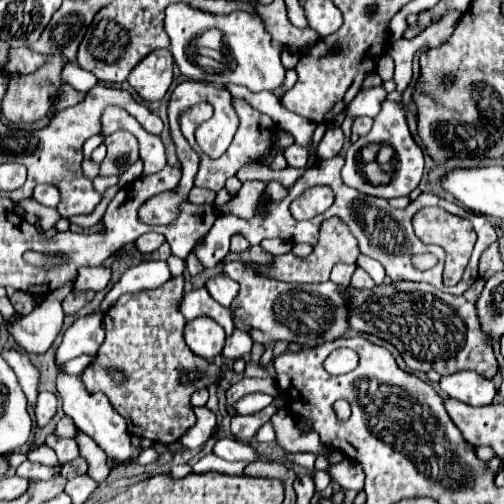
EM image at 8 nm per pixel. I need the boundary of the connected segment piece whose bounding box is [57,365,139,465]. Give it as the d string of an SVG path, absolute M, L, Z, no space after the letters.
M57 365L57 369L59 369L57 371L57 391L61 395L65 415L69 415L75 421L75 425L79 427L79 431L87 433L107 453L107 457L119 461L121 465L131 465L137 459L139 449L135 449L131 445L131 435L127 433L127 425L125 425L123 417L119 413L115 413L115 409L111 407L107 395L105 393L87 391L79 377L63 373L61 365Z

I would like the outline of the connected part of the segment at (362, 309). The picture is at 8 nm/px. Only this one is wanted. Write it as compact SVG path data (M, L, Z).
M475 279L475 283L459 297L447 295L443 291L437 291L433 285L427 283L411 283L411 281L399 281L399 283L381 283L375 289L351 289L345 287L347 293L351 293L351 313L349 313L349 325L353 331L369 333L375 337L381 337L389 341L403 357L405 365L411 371L437 371L439 375L451 375L455 371L471 369L479 375L493 379L497 373L497 359L491 345L485 341L485 335L481 331L479 319L475 315L475 301L481 295L485 285L485 279Z

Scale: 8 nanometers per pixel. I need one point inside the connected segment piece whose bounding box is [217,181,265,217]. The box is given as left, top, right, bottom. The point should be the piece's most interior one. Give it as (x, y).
(244, 203)

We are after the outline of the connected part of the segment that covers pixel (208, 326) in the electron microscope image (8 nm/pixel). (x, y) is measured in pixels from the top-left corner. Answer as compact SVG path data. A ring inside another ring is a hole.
M199 317L199 319L189 321L185 325L183 337L185 337L187 347L203 359L213 359L221 355L223 345L225 345L223 327L209 317Z

